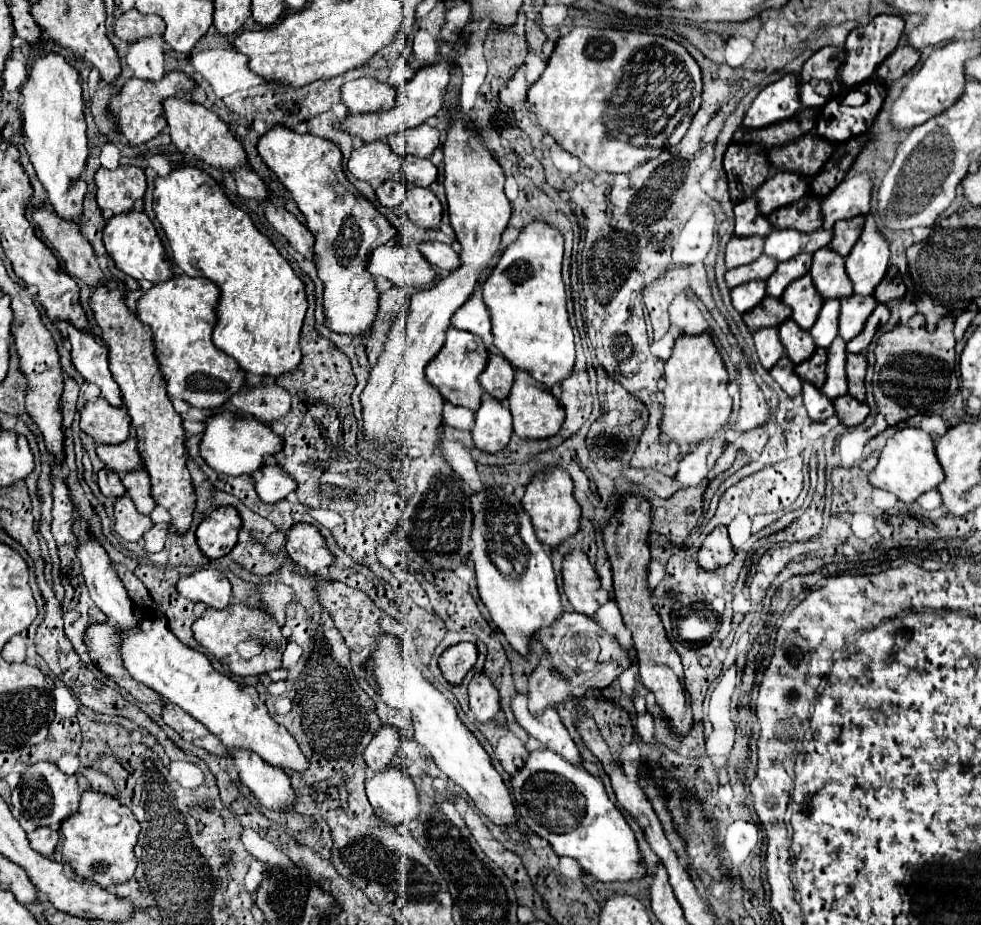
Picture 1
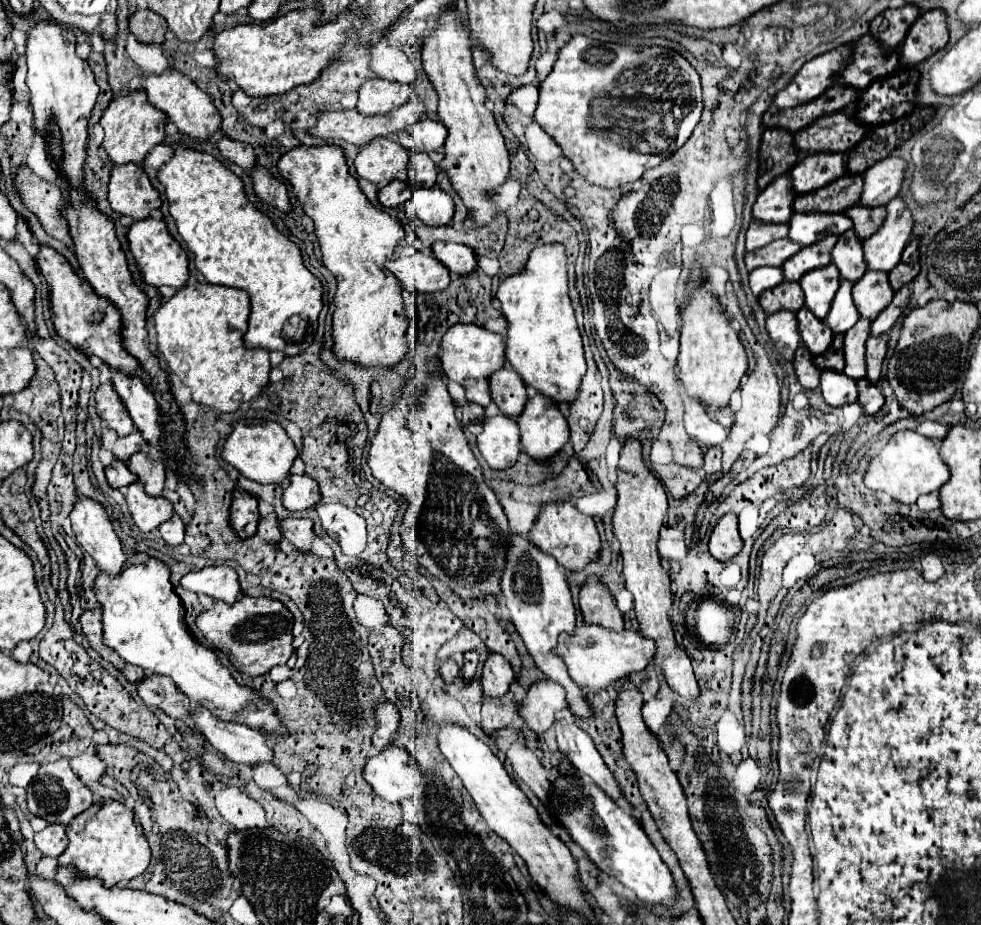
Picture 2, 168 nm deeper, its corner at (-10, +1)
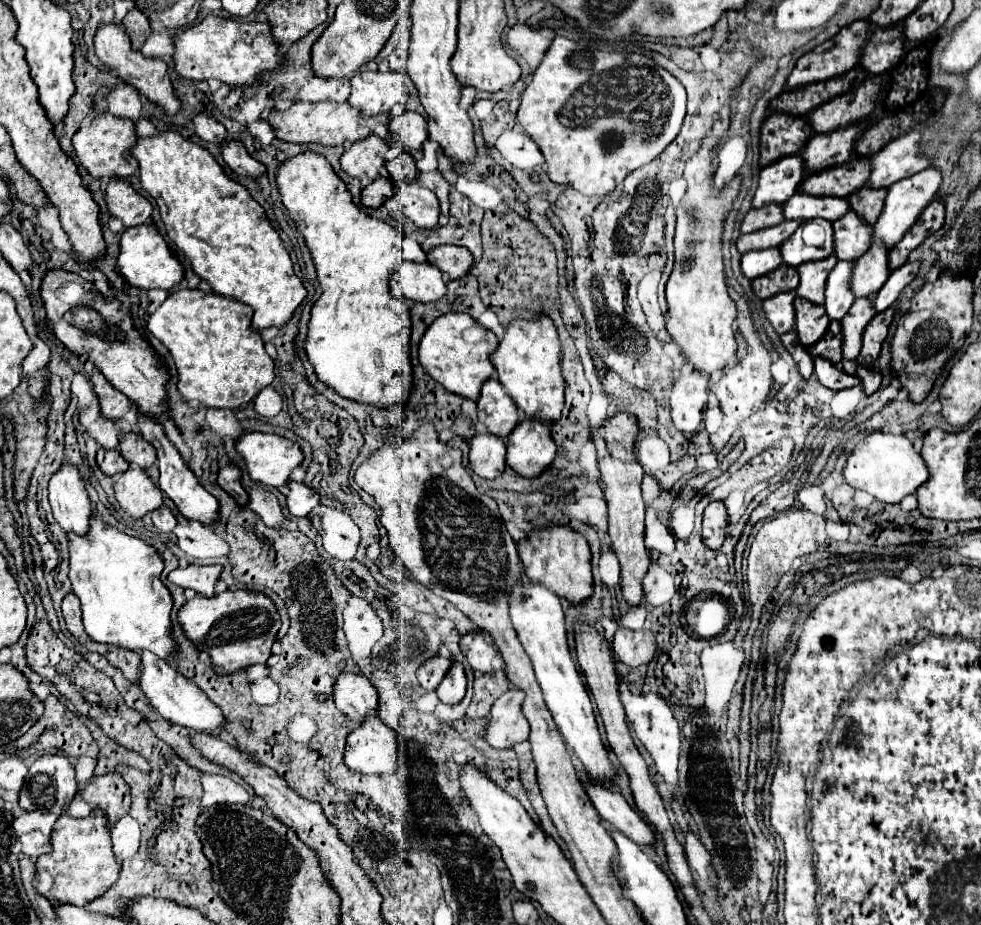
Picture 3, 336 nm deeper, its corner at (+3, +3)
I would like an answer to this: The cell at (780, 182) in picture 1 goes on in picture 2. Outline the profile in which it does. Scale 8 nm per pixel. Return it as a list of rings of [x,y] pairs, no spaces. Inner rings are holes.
[[[816,152],[806,154],[790,172],[794,190],[798,194],[806,194],[818,190],[836,178],[844,176],[846,160],[840,152]]]

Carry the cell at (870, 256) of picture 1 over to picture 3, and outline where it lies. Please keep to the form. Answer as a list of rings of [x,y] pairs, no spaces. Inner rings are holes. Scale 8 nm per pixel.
[[[927,168],[915,176],[909,176],[905,180],[895,182],[889,190],[887,190],[887,198],[885,198],[885,208],[879,216],[879,220],[873,226],[873,242],[883,242],[887,250],[891,250],[901,238],[903,234],[915,224],[915,220],[919,218],[919,214],[925,210],[925,206],[933,200],[937,188],[941,184],[941,174],[939,170]]]

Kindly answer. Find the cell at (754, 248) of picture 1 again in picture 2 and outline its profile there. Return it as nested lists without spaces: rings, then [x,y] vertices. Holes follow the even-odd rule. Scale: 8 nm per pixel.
[[[750,222],[750,228],[746,232],[746,250],[758,250],[766,244],[770,244],[772,240],[784,238],[788,234],[788,224],[766,224],[766,222]]]

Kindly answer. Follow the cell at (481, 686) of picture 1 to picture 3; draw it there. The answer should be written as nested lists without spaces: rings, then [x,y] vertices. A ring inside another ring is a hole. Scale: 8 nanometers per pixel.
[[[469,634],[461,638],[461,652],[469,660],[471,668],[477,672],[493,672],[493,658],[497,656],[497,648],[487,644],[483,634]]]

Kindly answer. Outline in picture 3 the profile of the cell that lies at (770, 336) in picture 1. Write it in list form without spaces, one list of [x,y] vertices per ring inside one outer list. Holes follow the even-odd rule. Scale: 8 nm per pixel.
[[[781,292],[763,302],[763,312],[779,336],[783,336],[795,328],[793,300],[795,300],[795,292],[787,292],[787,294]]]

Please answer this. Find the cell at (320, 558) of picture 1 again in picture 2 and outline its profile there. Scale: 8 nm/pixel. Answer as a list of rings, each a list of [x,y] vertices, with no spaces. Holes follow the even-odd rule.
[[[284,518],[278,522],[282,536],[292,542],[298,550],[310,550],[312,540],[316,538],[312,530],[312,520],[308,518]]]

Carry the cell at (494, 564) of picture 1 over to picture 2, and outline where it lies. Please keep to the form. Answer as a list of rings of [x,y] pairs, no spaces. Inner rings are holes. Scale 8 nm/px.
[[[514,534],[512,548],[508,552],[508,560],[506,560],[506,568],[504,568],[500,584],[502,584],[502,594],[506,598],[506,608],[510,612],[512,624],[522,636],[536,666],[546,674],[546,678],[550,678],[552,682],[560,684],[566,690],[568,708],[576,718],[592,718],[594,712],[592,712],[592,706],[588,702],[584,688],[568,676],[564,660],[554,652],[558,644],[558,636],[574,634],[574,624],[576,624],[576,610],[572,604],[572,594],[570,594],[568,582],[558,562],[550,554],[540,552],[528,540]]]

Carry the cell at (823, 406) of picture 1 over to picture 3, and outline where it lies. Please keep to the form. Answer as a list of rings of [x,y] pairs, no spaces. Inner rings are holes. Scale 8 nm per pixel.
[[[815,360],[815,376],[825,388],[835,390],[835,392],[857,386],[861,382],[857,376],[849,376],[843,370],[827,364],[827,360]]]

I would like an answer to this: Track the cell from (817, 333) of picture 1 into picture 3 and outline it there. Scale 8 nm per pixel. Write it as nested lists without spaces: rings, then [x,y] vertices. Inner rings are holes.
[[[837,262],[827,278],[825,288],[825,310],[829,320],[841,320],[855,300],[847,288],[847,280],[851,280],[851,264]]]

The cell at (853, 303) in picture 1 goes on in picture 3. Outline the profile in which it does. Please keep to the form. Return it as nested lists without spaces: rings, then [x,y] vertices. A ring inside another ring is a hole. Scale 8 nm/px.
[[[871,244],[871,248],[859,260],[855,260],[851,292],[855,298],[873,298],[887,278],[887,250],[883,244]]]

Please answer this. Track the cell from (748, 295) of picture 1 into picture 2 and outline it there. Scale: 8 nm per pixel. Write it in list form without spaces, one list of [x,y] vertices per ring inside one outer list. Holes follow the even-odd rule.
[[[762,266],[750,272],[750,288],[756,296],[760,296],[764,290],[770,290],[772,286],[778,286],[784,280],[784,272],[778,266]]]

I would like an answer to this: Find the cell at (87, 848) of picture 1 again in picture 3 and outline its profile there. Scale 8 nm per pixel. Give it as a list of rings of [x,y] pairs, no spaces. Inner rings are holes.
[[[95,808],[87,818],[73,818],[69,814],[61,814],[53,826],[51,838],[35,830],[35,832],[23,834],[19,840],[23,846],[21,848],[23,854],[33,858],[39,856],[37,858],[37,892],[43,894],[49,902],[59,900],[59,904],[69,902],[69,904],[83,906],[85,902],[101,896],[119,878],[121,866],[113,854],[109,822],[103,810],[99,808]]]

